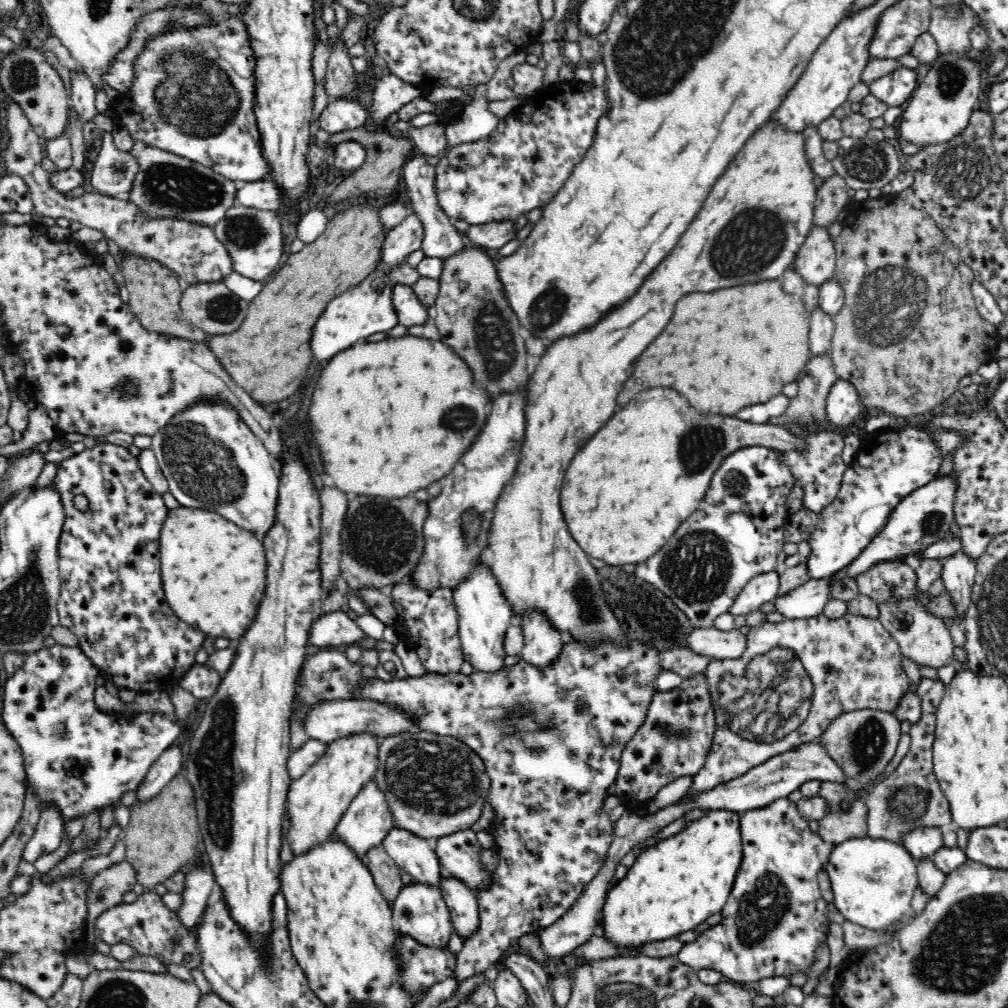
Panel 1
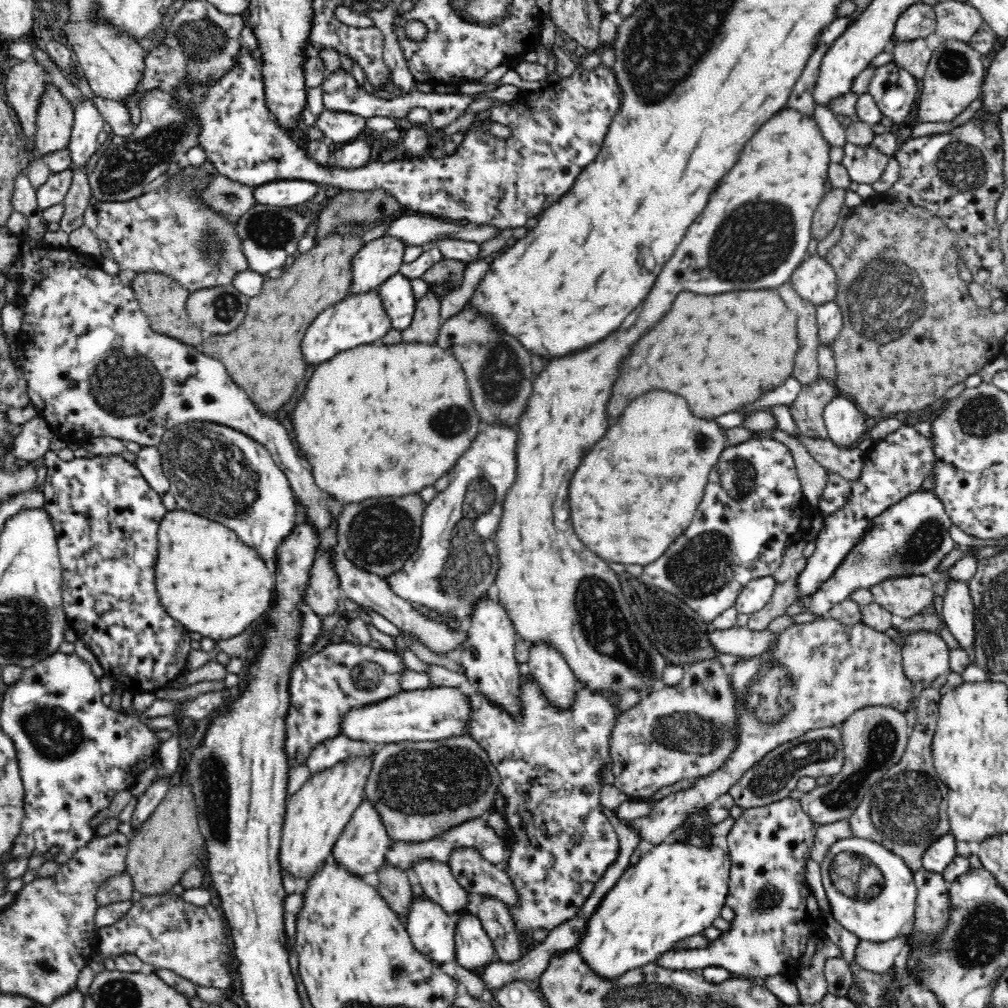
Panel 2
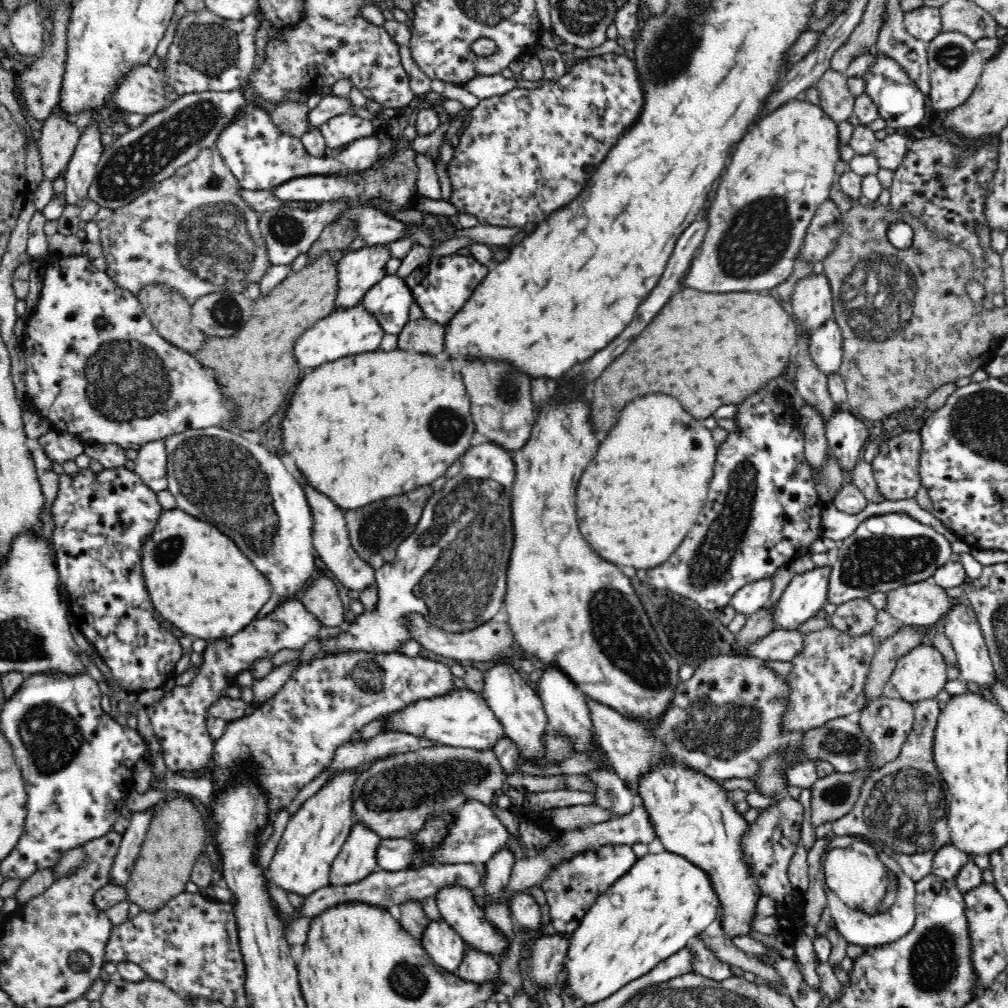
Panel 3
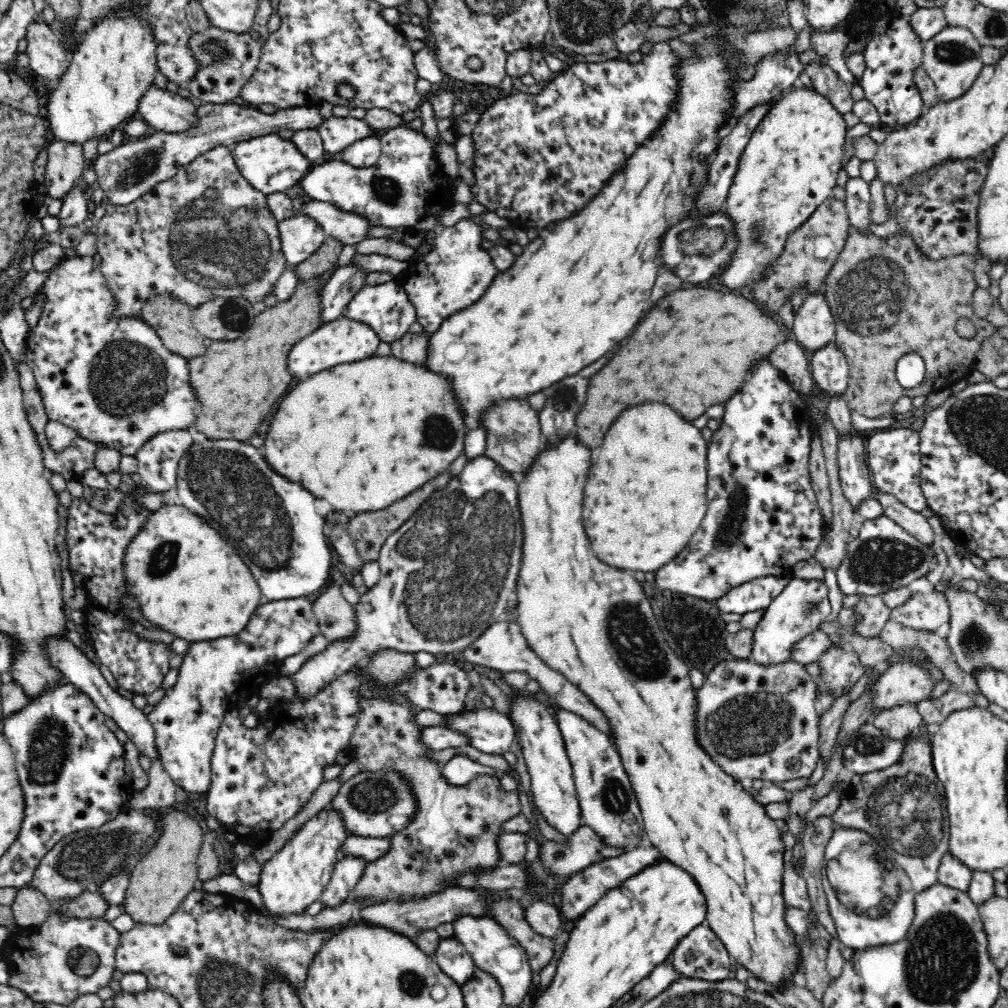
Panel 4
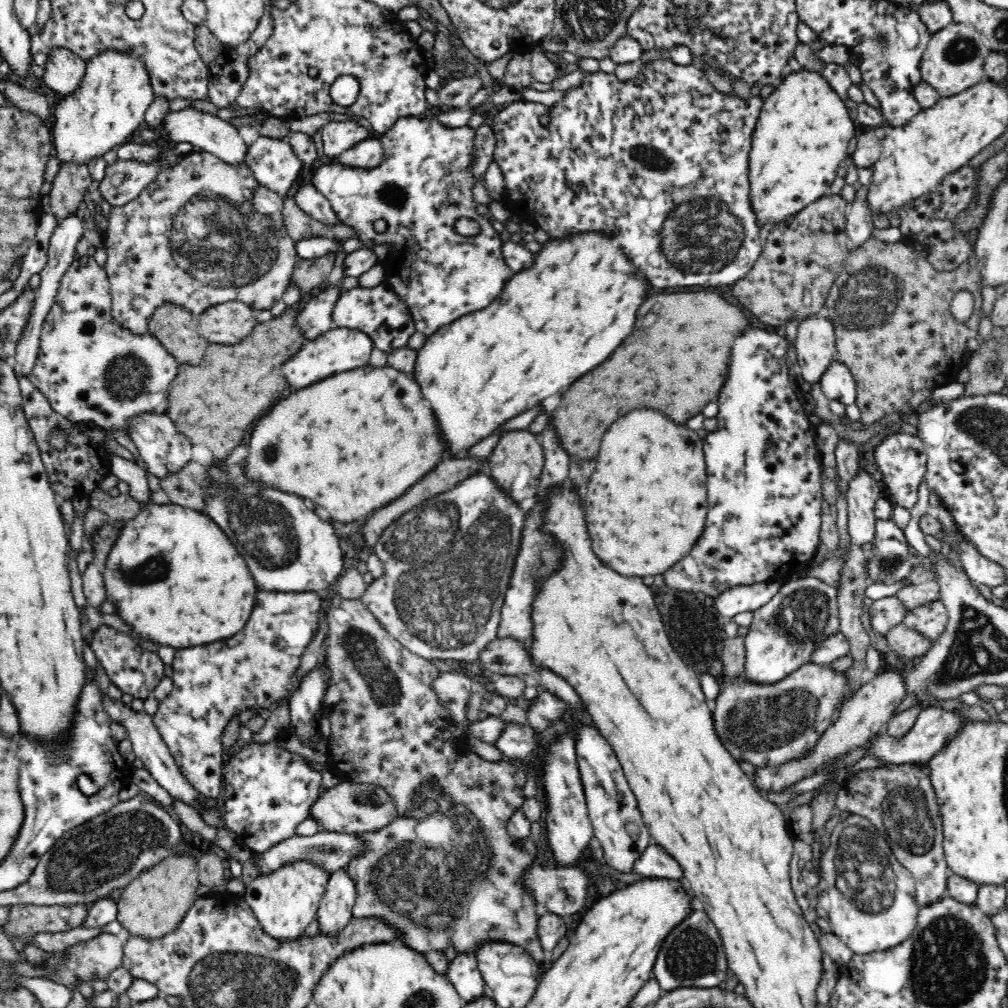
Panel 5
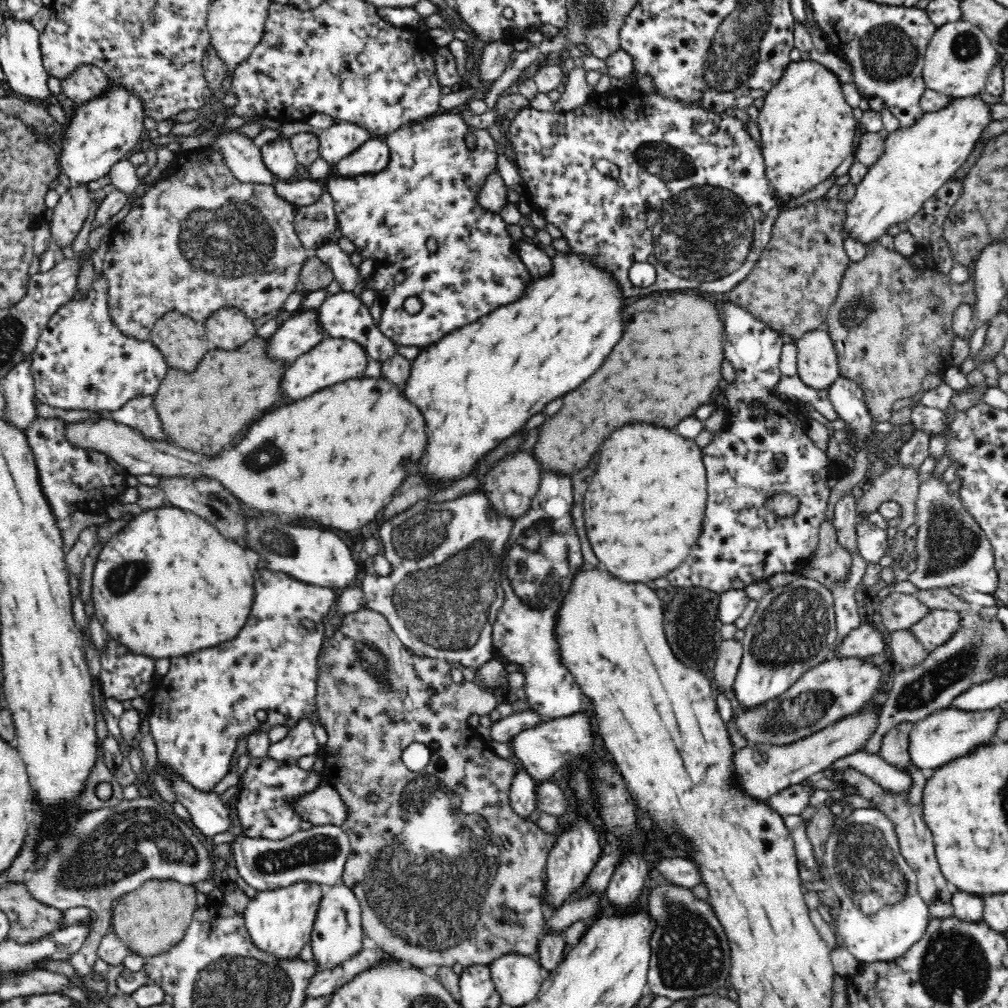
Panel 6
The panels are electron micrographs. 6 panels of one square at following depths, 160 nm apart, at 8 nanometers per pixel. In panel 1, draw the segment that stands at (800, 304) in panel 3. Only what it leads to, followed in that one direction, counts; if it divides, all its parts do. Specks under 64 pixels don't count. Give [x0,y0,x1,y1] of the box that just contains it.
[792,224,837,287]

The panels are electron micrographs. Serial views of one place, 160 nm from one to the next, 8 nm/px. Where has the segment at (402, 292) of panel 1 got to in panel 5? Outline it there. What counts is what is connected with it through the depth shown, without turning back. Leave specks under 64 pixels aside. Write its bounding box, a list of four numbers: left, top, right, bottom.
[333,283,416,353]

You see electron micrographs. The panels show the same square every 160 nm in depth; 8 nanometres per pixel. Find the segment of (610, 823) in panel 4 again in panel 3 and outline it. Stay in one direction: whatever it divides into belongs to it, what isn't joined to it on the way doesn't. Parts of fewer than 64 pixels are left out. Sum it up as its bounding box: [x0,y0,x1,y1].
[537,663,641,817]

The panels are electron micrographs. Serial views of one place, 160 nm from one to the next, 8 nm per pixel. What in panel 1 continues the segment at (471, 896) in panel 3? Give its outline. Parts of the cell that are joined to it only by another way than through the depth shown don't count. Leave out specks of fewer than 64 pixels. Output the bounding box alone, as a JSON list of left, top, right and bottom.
[381,826,443,887]

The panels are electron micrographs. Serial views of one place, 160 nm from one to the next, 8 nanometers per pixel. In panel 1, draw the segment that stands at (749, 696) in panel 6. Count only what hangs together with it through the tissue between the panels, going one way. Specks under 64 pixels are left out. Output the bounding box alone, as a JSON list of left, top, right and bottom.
[806,428,943,579]

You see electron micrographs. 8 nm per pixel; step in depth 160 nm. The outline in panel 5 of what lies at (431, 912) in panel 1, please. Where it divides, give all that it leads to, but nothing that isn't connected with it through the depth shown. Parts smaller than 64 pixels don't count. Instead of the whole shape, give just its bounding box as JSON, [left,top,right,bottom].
[445,951,487,1003]

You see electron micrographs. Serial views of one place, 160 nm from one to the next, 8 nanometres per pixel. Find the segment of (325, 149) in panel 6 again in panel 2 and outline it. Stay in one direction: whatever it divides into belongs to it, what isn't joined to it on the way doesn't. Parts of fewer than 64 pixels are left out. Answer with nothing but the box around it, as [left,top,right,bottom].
[317,110,366,143]

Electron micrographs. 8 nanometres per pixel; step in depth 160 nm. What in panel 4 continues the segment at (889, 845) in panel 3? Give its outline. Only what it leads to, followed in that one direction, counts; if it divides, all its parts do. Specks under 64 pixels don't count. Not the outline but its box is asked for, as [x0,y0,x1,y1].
[832,724,949,892]

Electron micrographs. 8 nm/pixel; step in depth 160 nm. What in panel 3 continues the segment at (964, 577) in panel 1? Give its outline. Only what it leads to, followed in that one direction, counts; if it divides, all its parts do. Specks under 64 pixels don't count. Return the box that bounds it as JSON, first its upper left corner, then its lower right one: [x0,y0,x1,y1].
[944,599,995,688]

